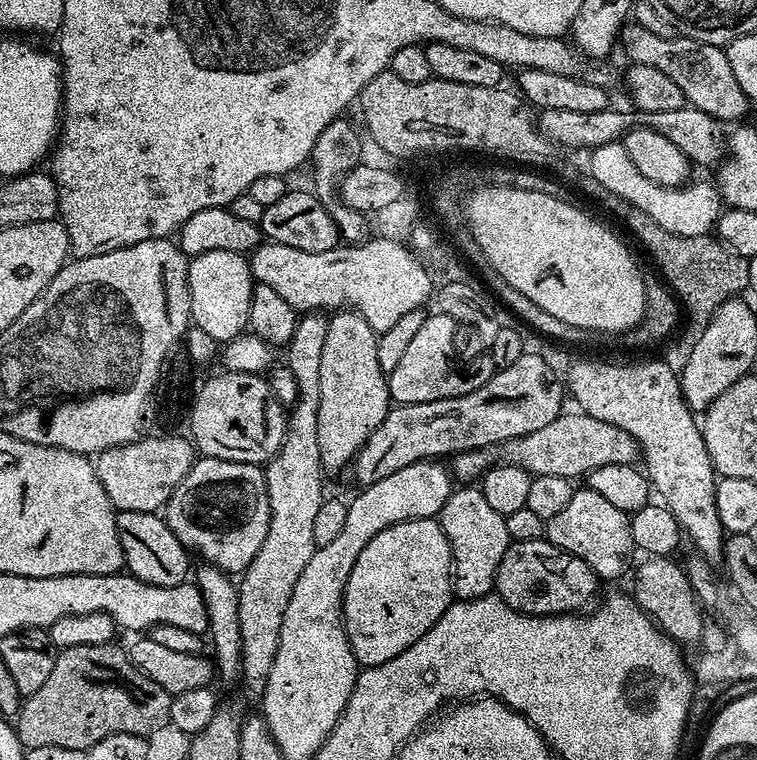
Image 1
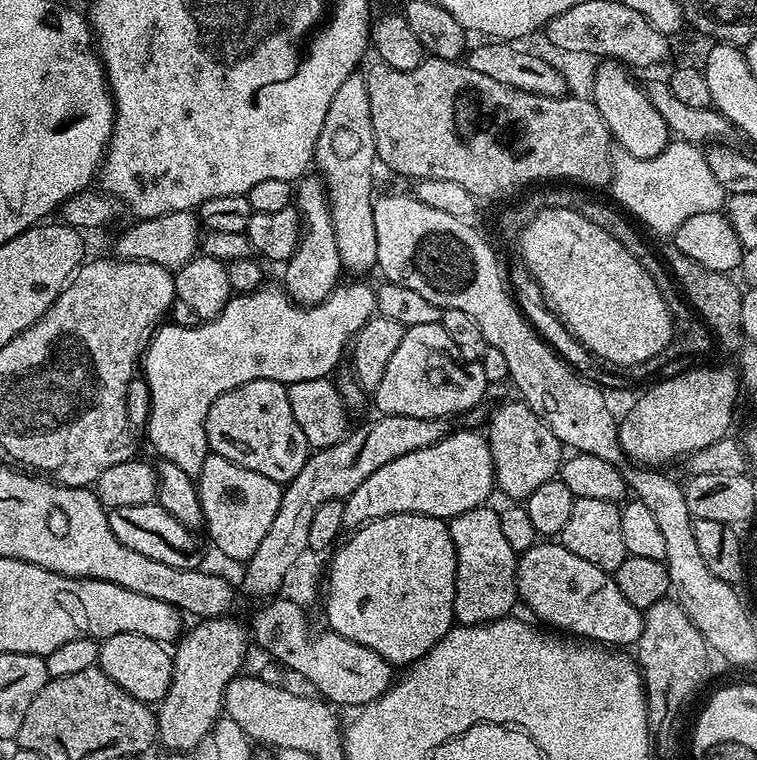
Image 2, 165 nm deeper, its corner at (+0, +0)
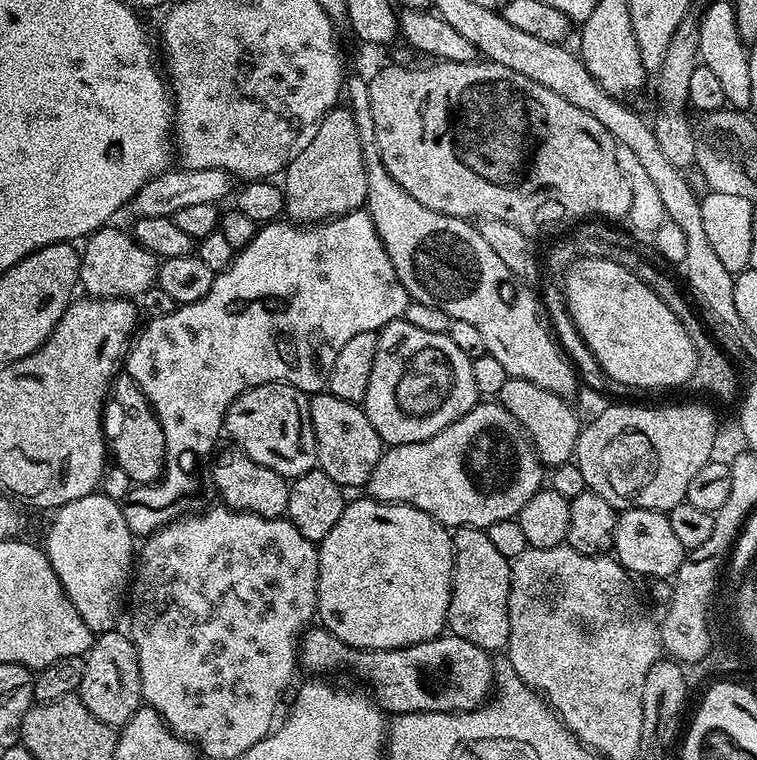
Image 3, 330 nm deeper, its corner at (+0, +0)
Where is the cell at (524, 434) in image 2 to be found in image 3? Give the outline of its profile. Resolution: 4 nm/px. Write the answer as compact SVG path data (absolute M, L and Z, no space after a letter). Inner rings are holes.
M508 379L506 386L502 386L498 403L510 414L514 414L517 425L527 432L528 439L536 448L541 464L555 466L569 463L575 457L576 443L580 437L582 420L576 417L565 397L554 394L550 390L542 390L534 382Z

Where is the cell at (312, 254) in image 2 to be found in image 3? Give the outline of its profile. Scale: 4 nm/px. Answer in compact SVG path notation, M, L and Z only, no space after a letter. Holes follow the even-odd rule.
M337 106L323 117L289 161L282 176L282 187L285 215L293 223L323 223L359 211L365 205L367 168L351 109Z

